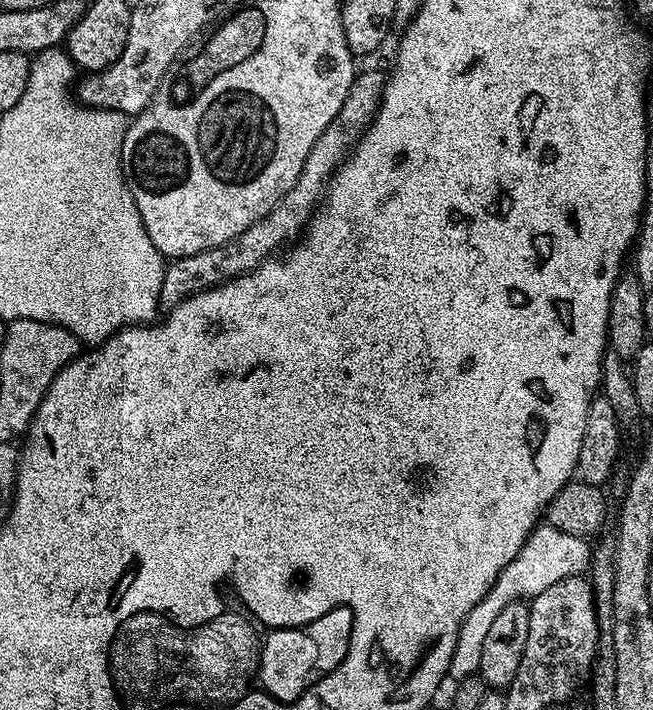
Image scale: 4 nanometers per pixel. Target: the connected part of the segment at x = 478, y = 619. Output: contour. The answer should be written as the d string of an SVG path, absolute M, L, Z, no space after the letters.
M544 522L533 528L514 562L510 562L510 566L506 566L502 574L498 574L486 598L482 598L482 602L478 602L478 606L474 606L474 610L466 614L458 630L458 642L450 658L448 676L457 682L467 676L477 675L482 662L482 641L486 639L490 626L498 619L498 614L502 614L506 606L542 594L542 590L546 590L546 586L554 586L554 582L587 573L592 562L592 549L593 545L585 537L568 534L550 523Z

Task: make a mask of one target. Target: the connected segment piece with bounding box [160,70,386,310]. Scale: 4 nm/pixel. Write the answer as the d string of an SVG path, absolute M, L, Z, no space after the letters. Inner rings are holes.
M357 71L350 86L350 94L346 94L346 102L342 102L342 110L336 118L335 127L330 126L321 134L318 142L314 142L314 150L306 154L306 166L302 166L298 182L294 182L292 189L272 207L268 215L242 230L242 234L238 234L230 242L214 246L210 250L202 250L198 254L173 259L165 267L160 295L160 303L165 309L171 310L186 298L205 292L215 284L224 284L228 280L235 280L237 276L243 276L246 272L253 272L269 256L299 237L308 227L308 221L312 219L313 212L321 203L326 185L332 179L332 173L338 167L338 161L341 159L340 147L348 143L351 145L375 118L385 79L385 73Z

